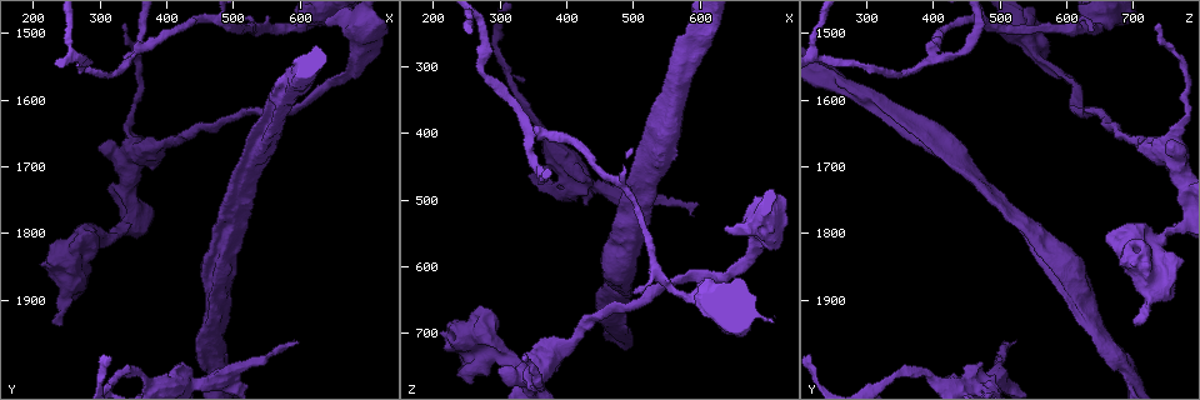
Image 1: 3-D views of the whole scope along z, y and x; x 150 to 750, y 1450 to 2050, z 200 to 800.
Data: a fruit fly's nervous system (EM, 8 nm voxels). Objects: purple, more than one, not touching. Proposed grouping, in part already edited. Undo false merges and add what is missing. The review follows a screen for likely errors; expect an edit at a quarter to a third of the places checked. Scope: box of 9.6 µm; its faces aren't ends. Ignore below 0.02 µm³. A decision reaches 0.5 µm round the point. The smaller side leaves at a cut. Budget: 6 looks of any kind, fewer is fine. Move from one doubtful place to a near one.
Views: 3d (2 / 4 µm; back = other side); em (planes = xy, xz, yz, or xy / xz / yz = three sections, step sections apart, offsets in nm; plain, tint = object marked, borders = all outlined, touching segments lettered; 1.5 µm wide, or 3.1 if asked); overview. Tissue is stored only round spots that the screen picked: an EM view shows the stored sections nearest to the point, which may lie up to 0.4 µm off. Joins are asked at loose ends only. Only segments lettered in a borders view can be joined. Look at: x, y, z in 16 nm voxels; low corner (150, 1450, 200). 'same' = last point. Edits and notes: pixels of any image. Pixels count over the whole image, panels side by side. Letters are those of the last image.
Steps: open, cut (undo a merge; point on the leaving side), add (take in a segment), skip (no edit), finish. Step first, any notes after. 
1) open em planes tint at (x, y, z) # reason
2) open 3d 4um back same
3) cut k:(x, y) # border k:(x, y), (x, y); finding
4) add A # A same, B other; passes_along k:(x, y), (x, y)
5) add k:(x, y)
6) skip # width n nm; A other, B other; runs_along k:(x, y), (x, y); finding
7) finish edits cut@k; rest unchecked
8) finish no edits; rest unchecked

open 3d 4um back at (225, 1935, 705) # free end

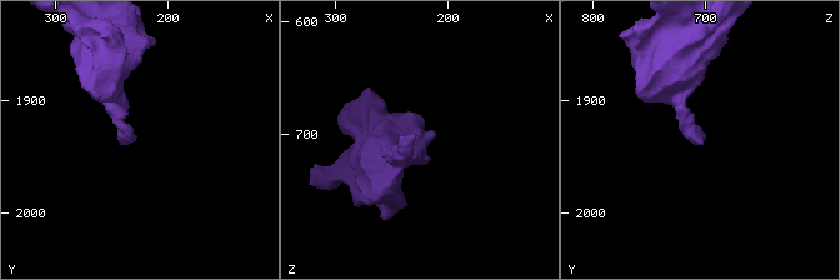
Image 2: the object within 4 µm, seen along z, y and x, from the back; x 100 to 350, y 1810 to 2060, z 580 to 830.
open em planes tint at (230, 1934, 702)

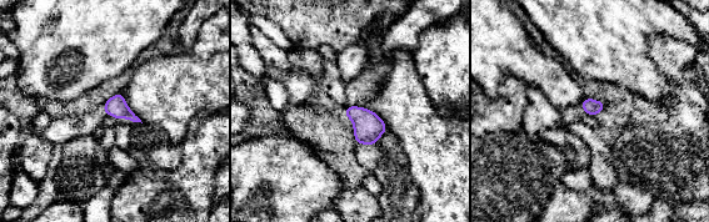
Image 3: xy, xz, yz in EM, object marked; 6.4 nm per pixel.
open em planes borders same

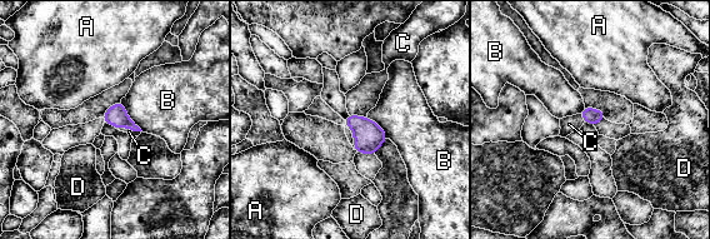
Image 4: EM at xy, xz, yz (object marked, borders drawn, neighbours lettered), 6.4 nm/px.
add C # A other, B other, C same, D other; it goes on there

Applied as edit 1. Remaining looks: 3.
open overview # redraw

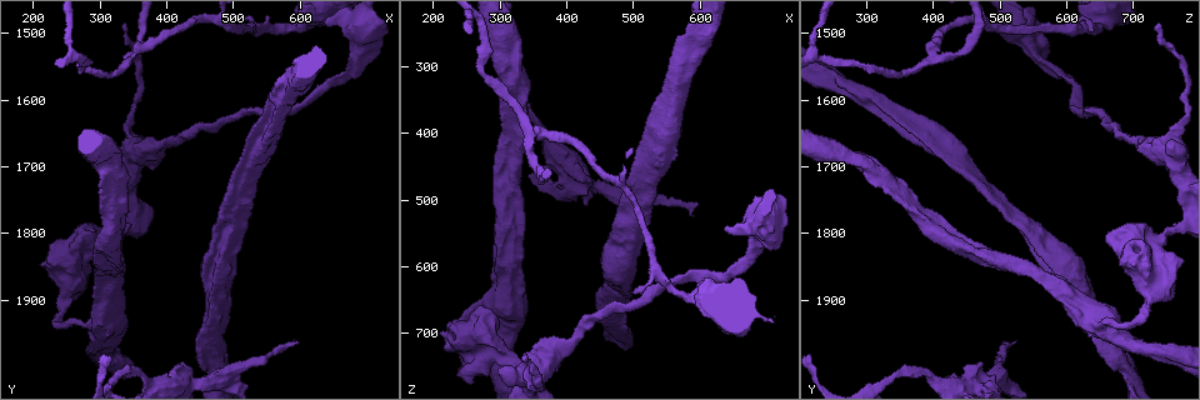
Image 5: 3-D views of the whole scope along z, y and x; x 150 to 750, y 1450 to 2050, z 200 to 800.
open em xz step 4 tint at (475, 1875, 610) # calibre changes

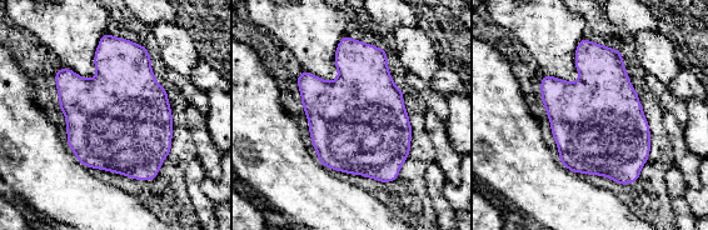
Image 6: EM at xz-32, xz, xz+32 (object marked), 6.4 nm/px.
open em xy step 8 borders same # another direction

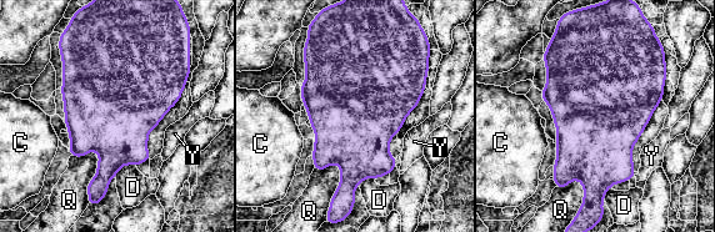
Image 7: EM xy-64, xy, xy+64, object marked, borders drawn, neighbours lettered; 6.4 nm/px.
skip # longest_contact Q 320 nm; C other, D other, Q other, Y other; border 7:(95, 150), (88, 198); all the same neuron

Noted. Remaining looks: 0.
finish edits add@4; rest unchecked

